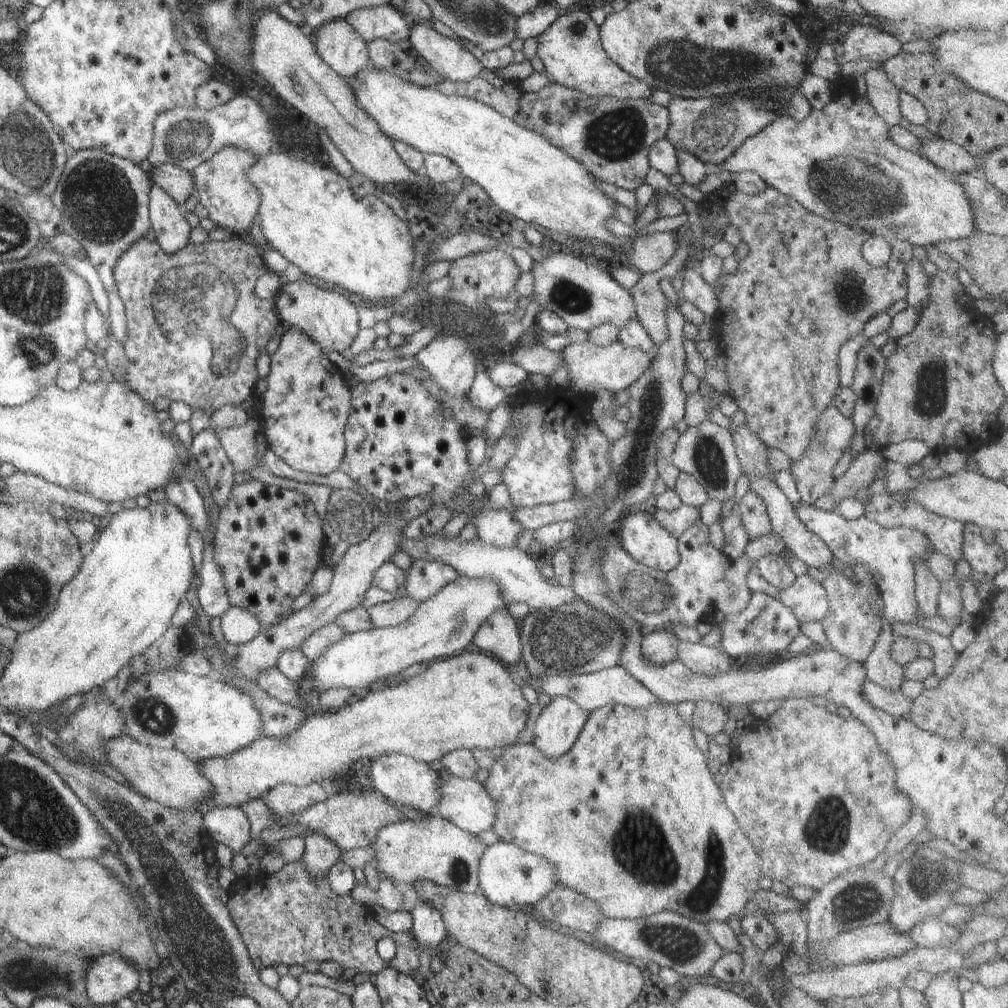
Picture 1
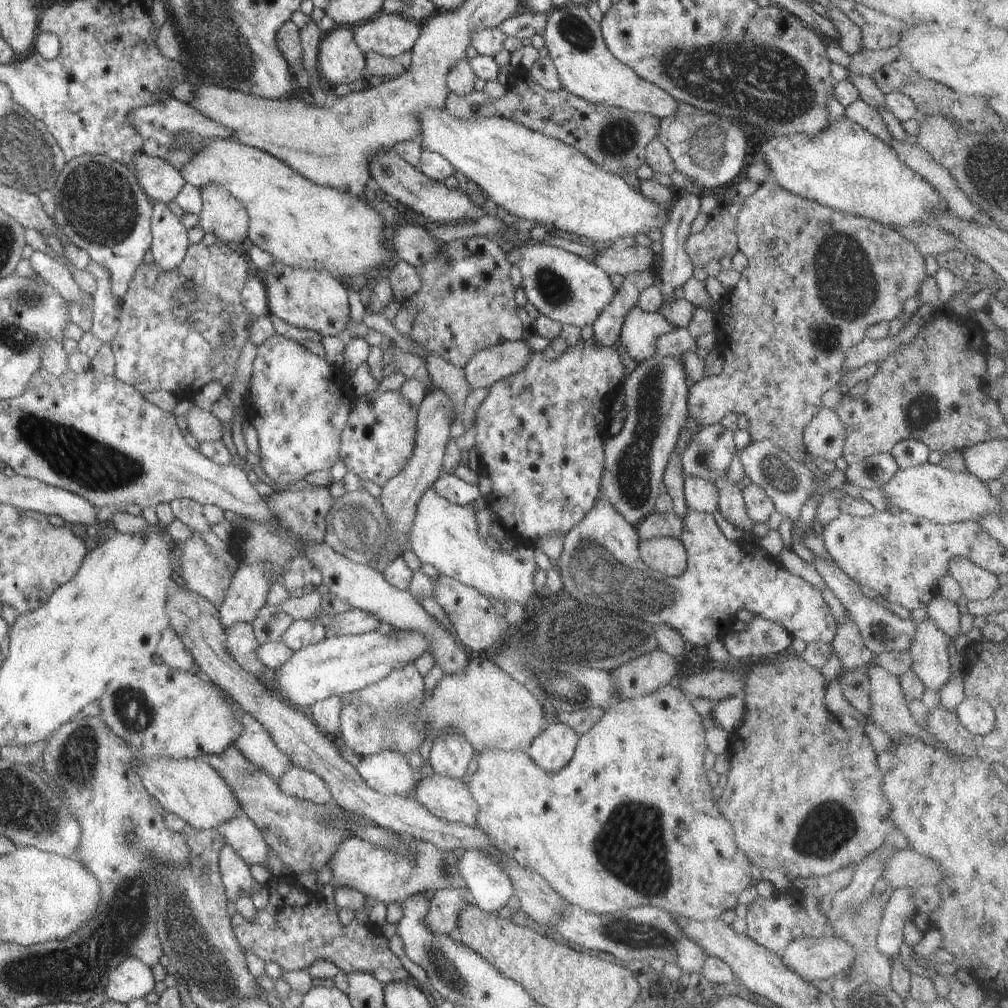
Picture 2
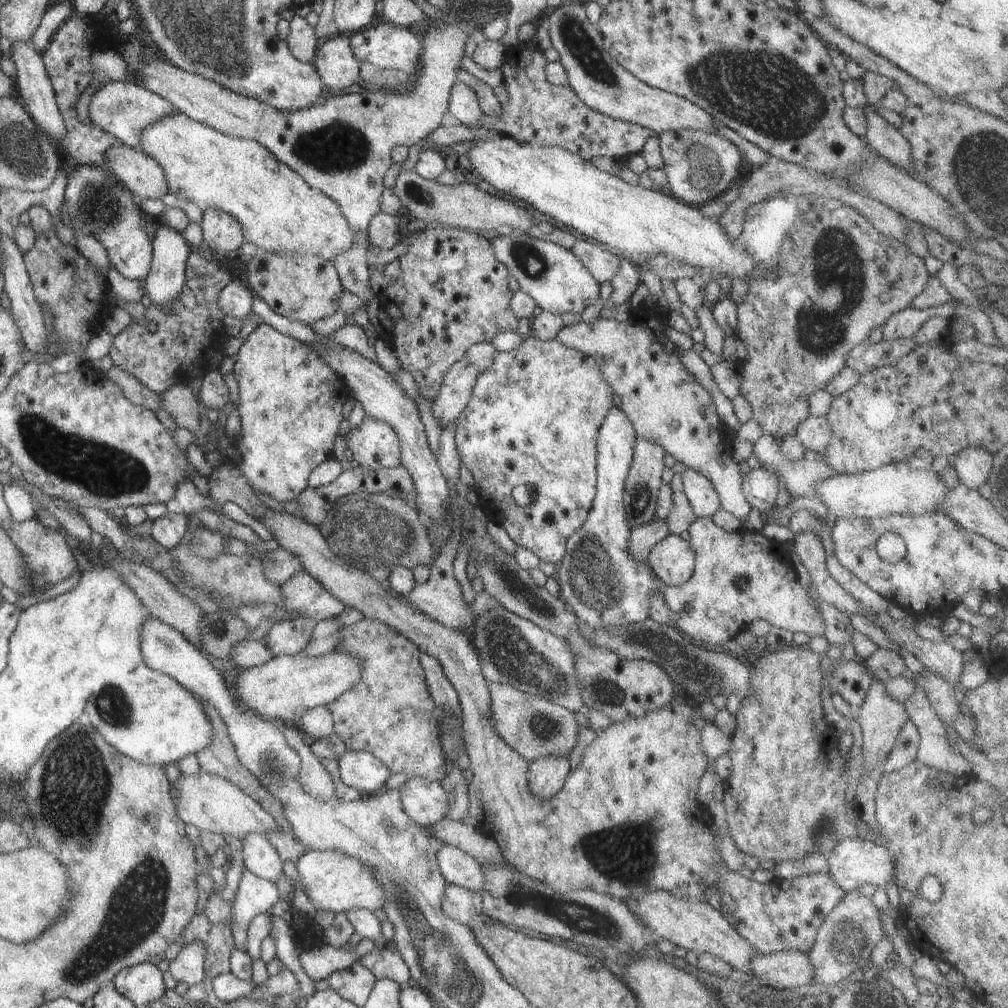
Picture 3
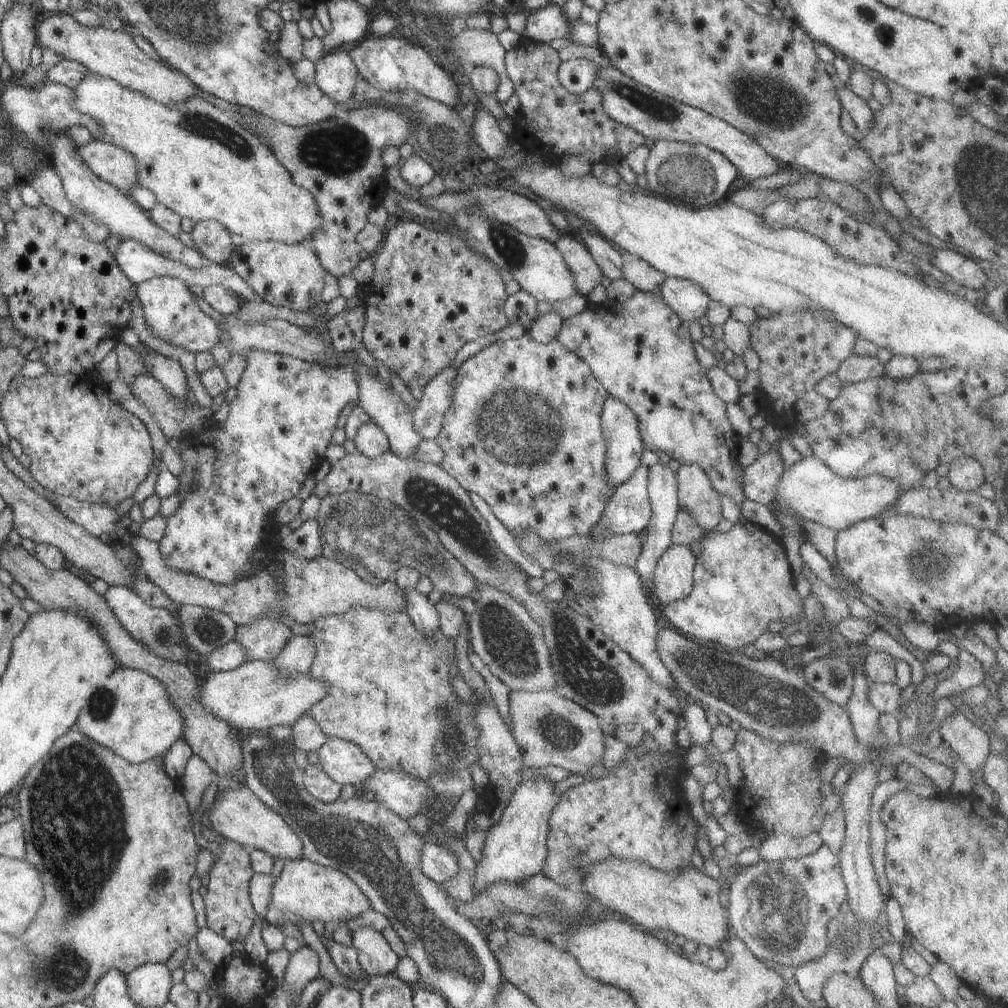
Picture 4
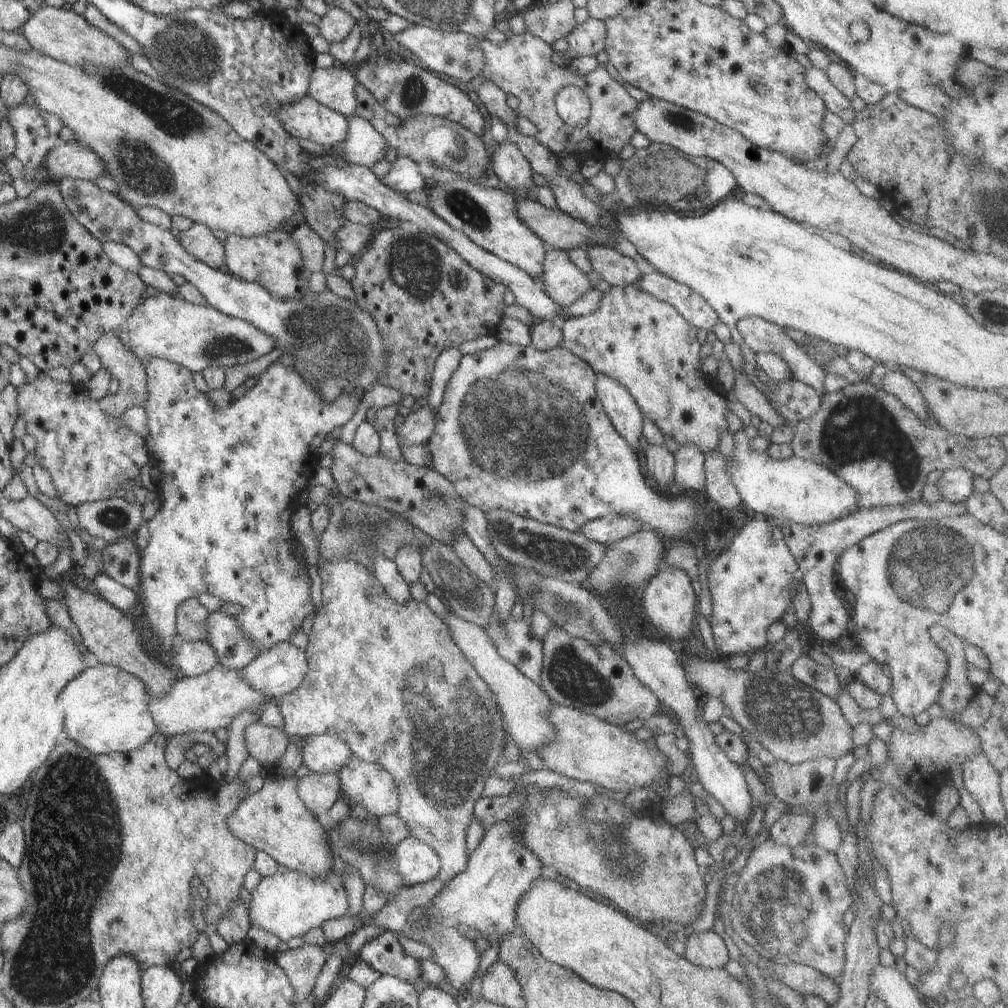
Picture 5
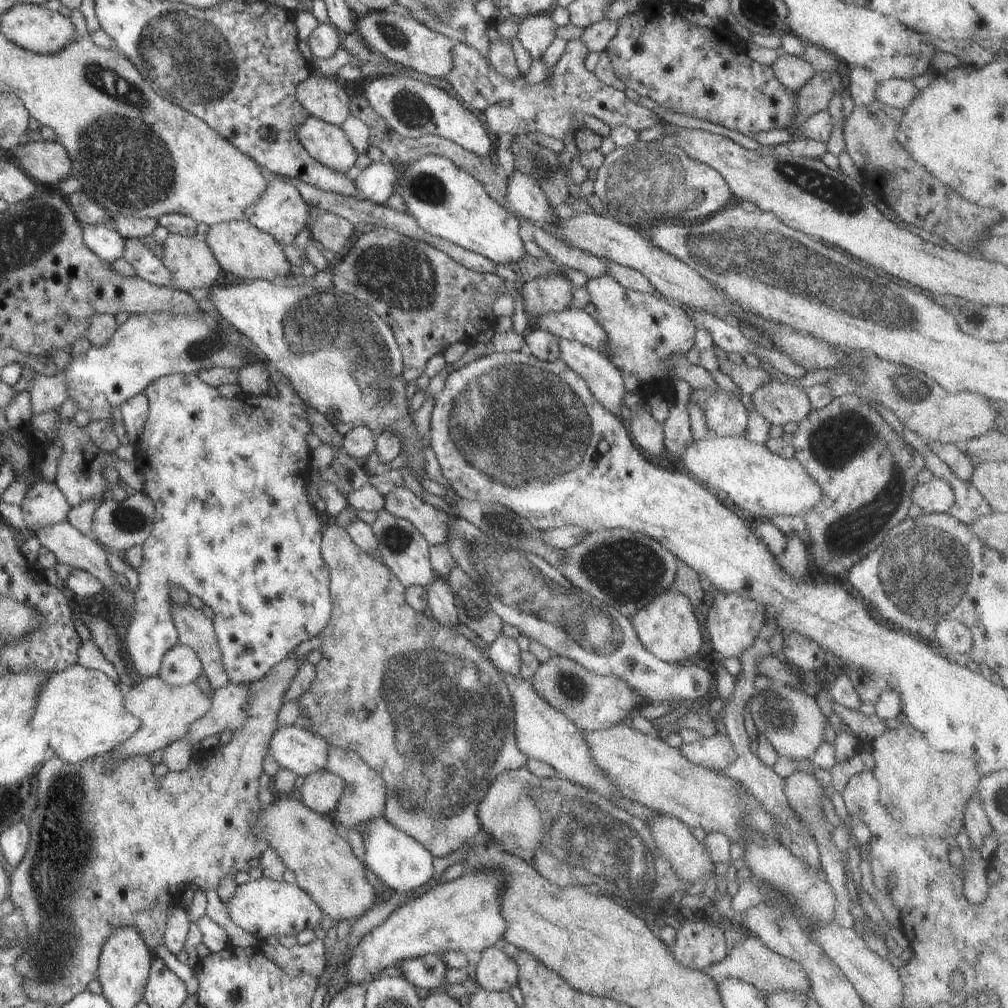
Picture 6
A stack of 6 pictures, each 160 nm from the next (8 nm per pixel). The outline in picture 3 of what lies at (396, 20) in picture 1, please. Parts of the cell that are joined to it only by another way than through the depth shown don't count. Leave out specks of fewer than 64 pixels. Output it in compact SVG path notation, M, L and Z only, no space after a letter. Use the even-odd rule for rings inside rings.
M382 22L378 26L370 26L349 36L352 54L359 60L377 66L379 69L400 69L414 76L420 67L420 54L423 41L413 28Z

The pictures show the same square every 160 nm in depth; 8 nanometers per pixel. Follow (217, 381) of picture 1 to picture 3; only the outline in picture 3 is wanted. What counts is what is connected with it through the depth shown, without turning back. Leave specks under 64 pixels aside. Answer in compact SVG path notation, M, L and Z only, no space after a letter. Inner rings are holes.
M192 249L185 268L185 283L180 294L168 305L165 310L160 305L150 304L149 318L152 318L157 326L155 333L146 329L146 321L142 322L132 318L128 326L112 339L109 350L109 357L116 367L125 370L129 375L137 378L146 388L161 395L172 385L182 383L186 380L186 374L201 369L202 378L210 370L216 367L212 365L212 358L216 353L221 353L221 339L228 336L223 326L219 329L212 327L212 320L220 320L224 324L225 312L220 308L220 292L232 282L230 273L220 265L219 259L207 256L197 250Z

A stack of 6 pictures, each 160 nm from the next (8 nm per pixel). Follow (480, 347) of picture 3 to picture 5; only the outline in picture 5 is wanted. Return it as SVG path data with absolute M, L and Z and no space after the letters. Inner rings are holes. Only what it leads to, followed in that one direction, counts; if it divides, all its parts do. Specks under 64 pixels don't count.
M426 403L409 414L400 429L396 430L403 445L426 444L434 432L436 414Z

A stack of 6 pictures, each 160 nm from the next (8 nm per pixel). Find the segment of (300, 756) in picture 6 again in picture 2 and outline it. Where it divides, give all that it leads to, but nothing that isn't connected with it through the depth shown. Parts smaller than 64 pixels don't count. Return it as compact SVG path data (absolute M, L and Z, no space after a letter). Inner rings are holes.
M385 750L362 758L357 772L366 784L383 795L410 796L414 794L416 780L403 754Z

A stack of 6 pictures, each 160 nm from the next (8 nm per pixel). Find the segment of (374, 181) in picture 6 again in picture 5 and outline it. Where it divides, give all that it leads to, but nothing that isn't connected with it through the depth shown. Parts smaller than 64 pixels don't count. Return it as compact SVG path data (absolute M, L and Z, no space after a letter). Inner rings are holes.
M400 154L396 160L391 162L391 167L381 181L390 188L402 194L418 192L423 190L429 183L424 179L418 169L418 163L408 155Z

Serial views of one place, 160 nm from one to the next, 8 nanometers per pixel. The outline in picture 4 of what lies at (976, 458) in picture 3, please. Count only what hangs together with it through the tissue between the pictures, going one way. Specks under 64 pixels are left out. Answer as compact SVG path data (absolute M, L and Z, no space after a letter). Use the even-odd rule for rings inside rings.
M966 455L953 459L947 476L951 486L963 493L978 492L980 486L986 481L980 462Z

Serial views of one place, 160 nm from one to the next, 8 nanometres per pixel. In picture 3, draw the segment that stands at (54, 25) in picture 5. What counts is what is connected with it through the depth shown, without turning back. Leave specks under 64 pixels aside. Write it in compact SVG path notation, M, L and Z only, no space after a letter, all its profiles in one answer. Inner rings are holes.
M476 5L469 14L468 20L441 23L436 27L425 27L425 37L422 38L423 49L418 73L413 76L413 83L403 90L388 89L352 89L343 95L327 96L316 104L293 111L279 111L273 106L259 100L236 94L219 84L210 82L194 73L186 72L174 65L168 64L164 57L156 58L153 62L143 59L144 46L140 43L139 34L123 35L116 40L119 46L118 54L127 62L127 69L142 82L144 88L165 98L178 112L189 119L208 125L222 134L234 138L256 141L267 148L281 163L297 172L313 189L319 190L336 202L346 217L351 229L355 232L354 246L346 252L340 253L333 261L341 286L350 294L361 298L365 306L377 295L370 288L370 273L368 265L368 237L369 224L376 214L381 212L380 198L384 187L384 174L392 163L391 152L395 146L406 145L408 148L420 143L440 126L444 112L449 110L449 96L451 88L458 80L456 74L460 69L466 41L473 36L482 35L481 21L491 20L488 9Z

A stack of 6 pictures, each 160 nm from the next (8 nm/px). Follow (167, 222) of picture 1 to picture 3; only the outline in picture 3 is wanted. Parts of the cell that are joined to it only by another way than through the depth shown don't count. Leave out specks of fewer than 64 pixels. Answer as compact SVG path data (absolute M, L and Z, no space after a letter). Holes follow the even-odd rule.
M157 221L155 235L151 240L153 259L149 275L145 278L145 288L152 303L160 305L164 310L180 294L185 283L185 268L192 248L180 232L162 222Z

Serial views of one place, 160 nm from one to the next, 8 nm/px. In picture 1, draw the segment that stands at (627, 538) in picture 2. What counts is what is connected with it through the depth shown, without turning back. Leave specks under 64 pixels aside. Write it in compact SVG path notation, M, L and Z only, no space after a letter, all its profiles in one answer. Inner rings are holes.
M700 519L677 538L677 545L681 561L672 572L665 573L636 562L620 545L605 542L601 569L611 590L607 595L644 631L670 629L670 623L679 624L681 630L695 628L698 620L708 616L709 608L715 608L715 584L734 562L708 544L708 527ZM808 574L797 576L794 584L782 589L776 599L794 613L800 625L821 621L829 609L824 587Z

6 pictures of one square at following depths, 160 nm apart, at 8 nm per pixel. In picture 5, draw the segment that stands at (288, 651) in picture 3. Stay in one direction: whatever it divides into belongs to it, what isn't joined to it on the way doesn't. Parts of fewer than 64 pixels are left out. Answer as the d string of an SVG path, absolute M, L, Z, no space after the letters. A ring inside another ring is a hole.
M220 611L211 613L207 630L206 642L216 651L222 667L243 669L261 653L255 640L241 629L234 615Z

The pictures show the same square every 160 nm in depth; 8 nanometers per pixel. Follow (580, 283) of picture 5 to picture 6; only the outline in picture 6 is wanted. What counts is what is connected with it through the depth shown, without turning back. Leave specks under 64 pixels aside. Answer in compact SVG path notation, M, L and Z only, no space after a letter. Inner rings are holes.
M550 274L524 282L519 288L519 294L524 300L524 314L531 326L542 314L554 314L568 309L574 290L569 278L561 274Z

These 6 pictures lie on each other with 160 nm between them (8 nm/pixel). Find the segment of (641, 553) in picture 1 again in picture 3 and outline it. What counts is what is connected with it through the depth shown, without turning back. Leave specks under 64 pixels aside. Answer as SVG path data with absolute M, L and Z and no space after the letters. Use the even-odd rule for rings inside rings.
M670 534L654 545L646 562L663 583L681 585L693 575L695 554L684 536Z

